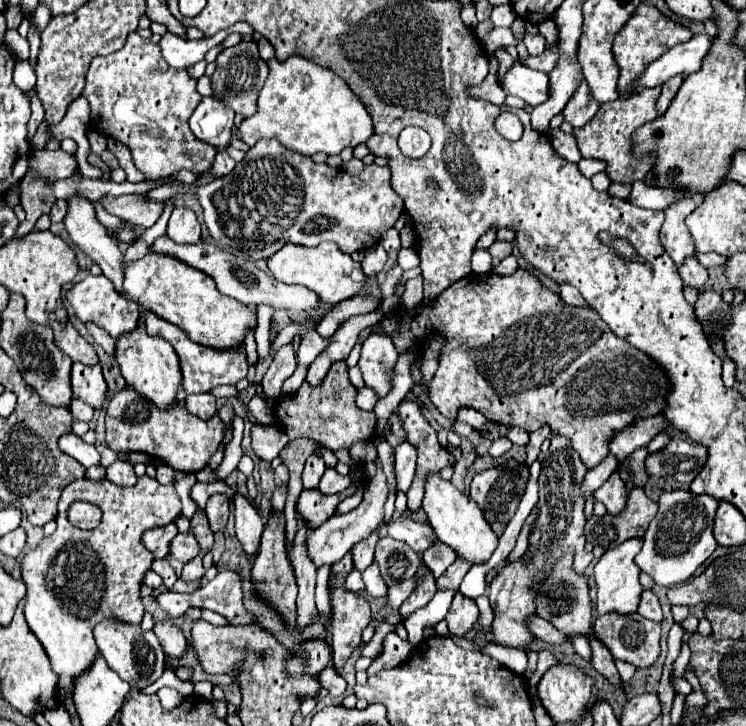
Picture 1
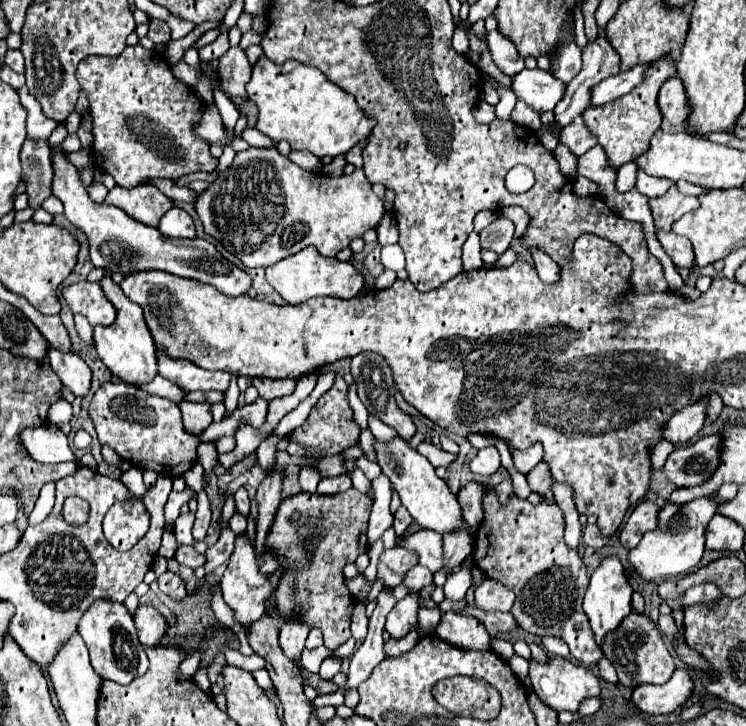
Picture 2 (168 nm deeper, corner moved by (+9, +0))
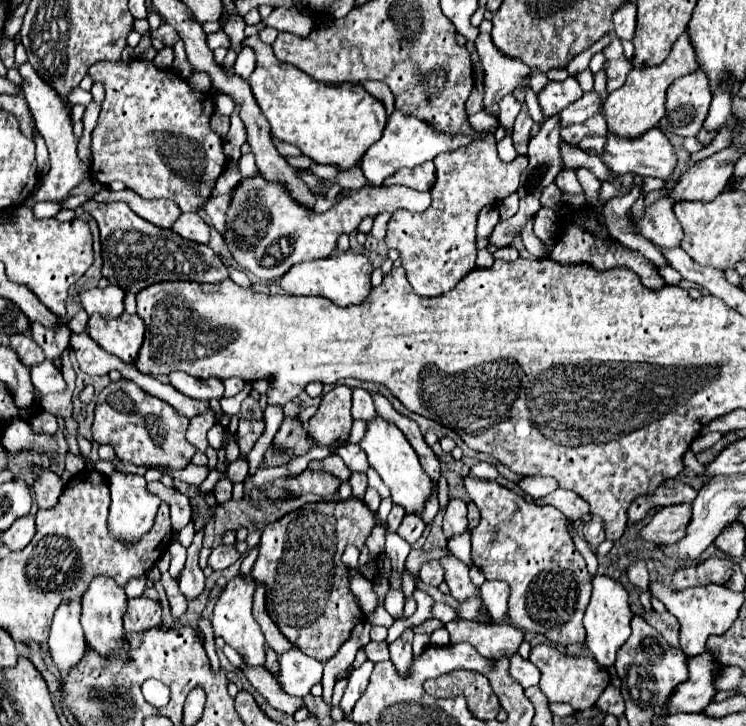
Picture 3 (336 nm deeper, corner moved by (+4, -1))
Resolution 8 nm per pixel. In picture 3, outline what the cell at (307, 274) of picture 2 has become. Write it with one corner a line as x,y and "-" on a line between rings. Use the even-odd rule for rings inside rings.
342,252
334,254
324,260
310,260
302,264
294,264
282,278
278,278
278,286
290,294
290,296
324,296
330,298
338,306
350,306
360,304
366,300
370,292
370,274
372,274
372,262
362,254

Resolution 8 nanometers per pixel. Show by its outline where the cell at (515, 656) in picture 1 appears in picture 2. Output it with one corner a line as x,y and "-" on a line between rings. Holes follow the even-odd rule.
513,655
513,657
509,659
509,665
511,665
513,673
515,673
519,679
523,679
523,681
525,681
525,677
527,677
527,673
529,673
529,663
527,663
523,657

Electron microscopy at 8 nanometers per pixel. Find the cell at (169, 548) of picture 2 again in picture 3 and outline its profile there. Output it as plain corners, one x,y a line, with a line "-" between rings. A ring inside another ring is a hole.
174,540
174,542
170,544
168,552
170,552
170,556
172,556
172,562
170,562
170,570
168,570
168,572
178,578
178,572
184,568
184,562
186,562
186,548
184,548
178,540

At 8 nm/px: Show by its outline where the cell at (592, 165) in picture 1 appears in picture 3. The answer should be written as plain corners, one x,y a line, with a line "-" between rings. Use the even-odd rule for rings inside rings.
588,136
580,144
586,144
586,148
596,150
596,156
602,160
602,156
604,156
602,150
604,150
604,144
606,144
606,136

